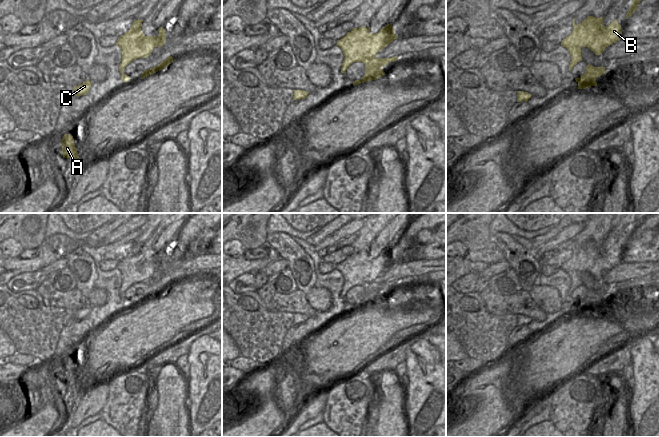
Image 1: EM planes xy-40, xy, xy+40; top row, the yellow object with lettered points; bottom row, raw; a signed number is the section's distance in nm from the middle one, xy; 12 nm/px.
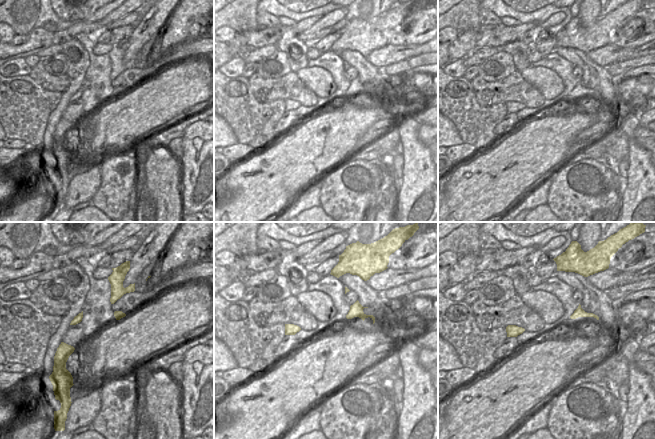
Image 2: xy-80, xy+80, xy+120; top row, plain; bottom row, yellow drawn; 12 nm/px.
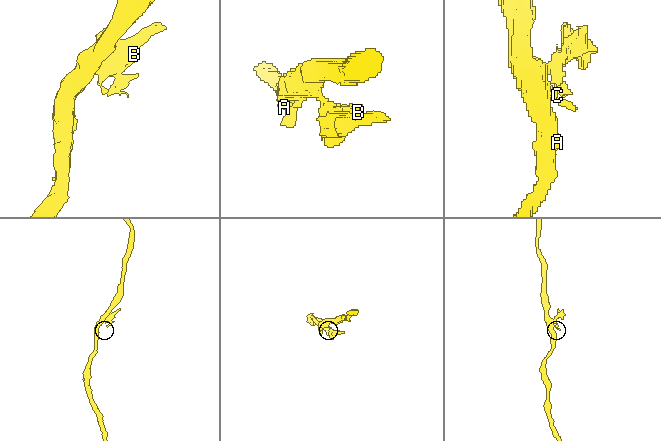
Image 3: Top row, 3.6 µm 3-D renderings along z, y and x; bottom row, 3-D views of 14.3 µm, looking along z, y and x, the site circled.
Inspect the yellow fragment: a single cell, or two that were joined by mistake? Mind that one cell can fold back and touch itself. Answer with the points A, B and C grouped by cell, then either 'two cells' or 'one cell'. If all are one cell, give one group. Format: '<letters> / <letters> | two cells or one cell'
A B C | one cell

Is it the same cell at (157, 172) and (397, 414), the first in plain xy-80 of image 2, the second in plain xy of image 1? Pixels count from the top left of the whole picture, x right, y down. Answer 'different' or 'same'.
same

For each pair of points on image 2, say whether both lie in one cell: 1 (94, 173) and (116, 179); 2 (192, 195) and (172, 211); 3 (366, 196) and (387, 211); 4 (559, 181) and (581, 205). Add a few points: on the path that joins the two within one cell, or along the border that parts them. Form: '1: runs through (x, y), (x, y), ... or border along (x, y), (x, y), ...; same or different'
1: border along (99, 163), (101, 185), (92, 197); different
2: border along (179, 181), (180, 207), (182, 211); different
3: border along (393, 193), (390, 193), (388, 200), (365, 211); different
4: runs through (565, 187), (575, 199); same

